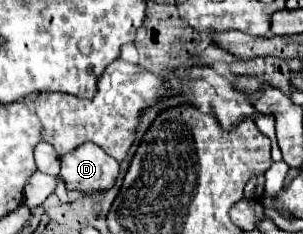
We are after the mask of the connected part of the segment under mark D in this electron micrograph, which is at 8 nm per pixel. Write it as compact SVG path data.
M84 144L66 154L62 160L60 176L66 182L68 190L80 190L82 194L108 190L118 176L118 162L104 154L100 146Z

